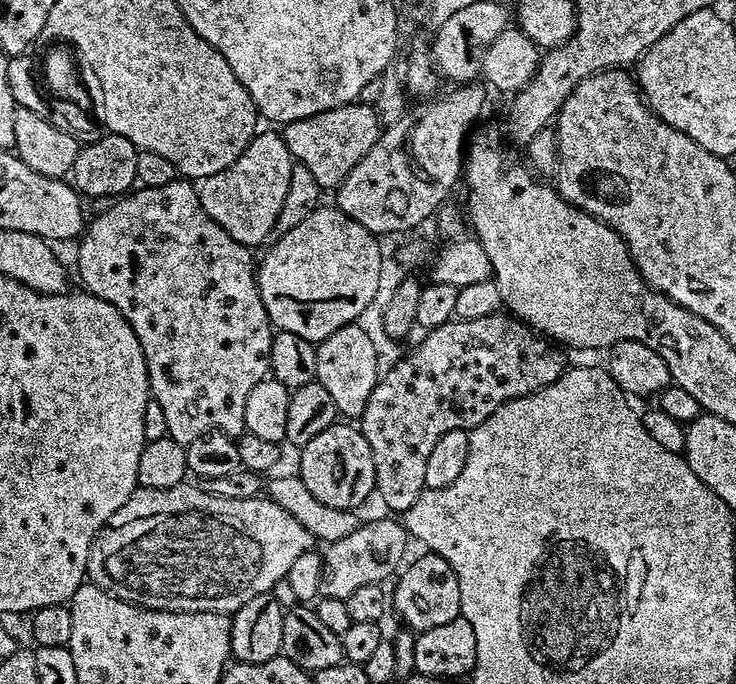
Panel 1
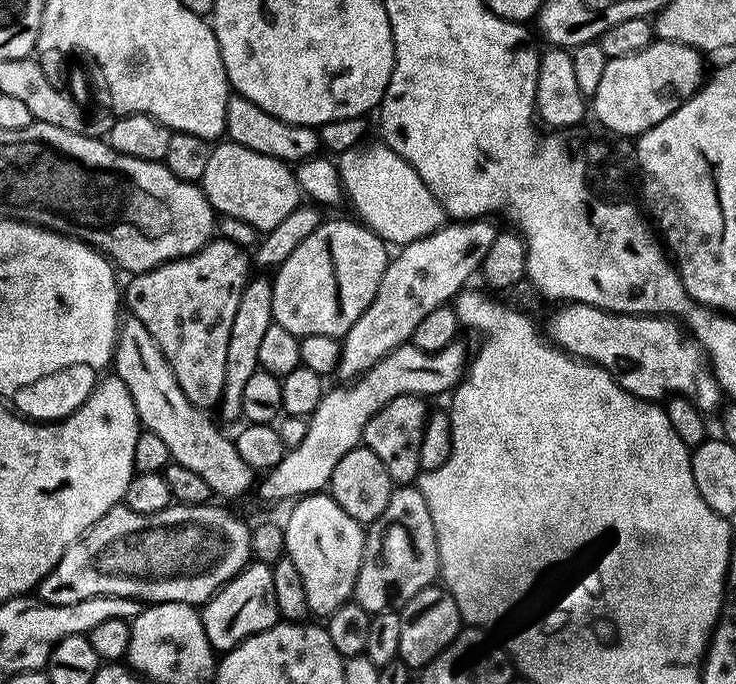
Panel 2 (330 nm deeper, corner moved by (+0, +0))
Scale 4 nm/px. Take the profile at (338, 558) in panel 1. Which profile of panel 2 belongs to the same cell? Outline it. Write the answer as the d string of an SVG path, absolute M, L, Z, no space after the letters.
M400 486L386 502L386 510L372 524L367 525L364 538L364 557L358 570L354 603L362 606L369 614L403 609L410 598L420 593L421 588L429 587L432 579L437 579L440 570L440 547L436 541L436 527L430 518L424 493L416 486Z

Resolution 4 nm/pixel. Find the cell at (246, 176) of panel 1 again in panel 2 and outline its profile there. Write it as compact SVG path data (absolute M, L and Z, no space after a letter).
M220 142L212 148L210 162L206 162L202 187L205 198L219 215L250 222L250 226L254 226L260 234L274 230L274 226L278 226L286 214L302 203L295 171L289 165L283 160L246 150L246 146L231 142Z

